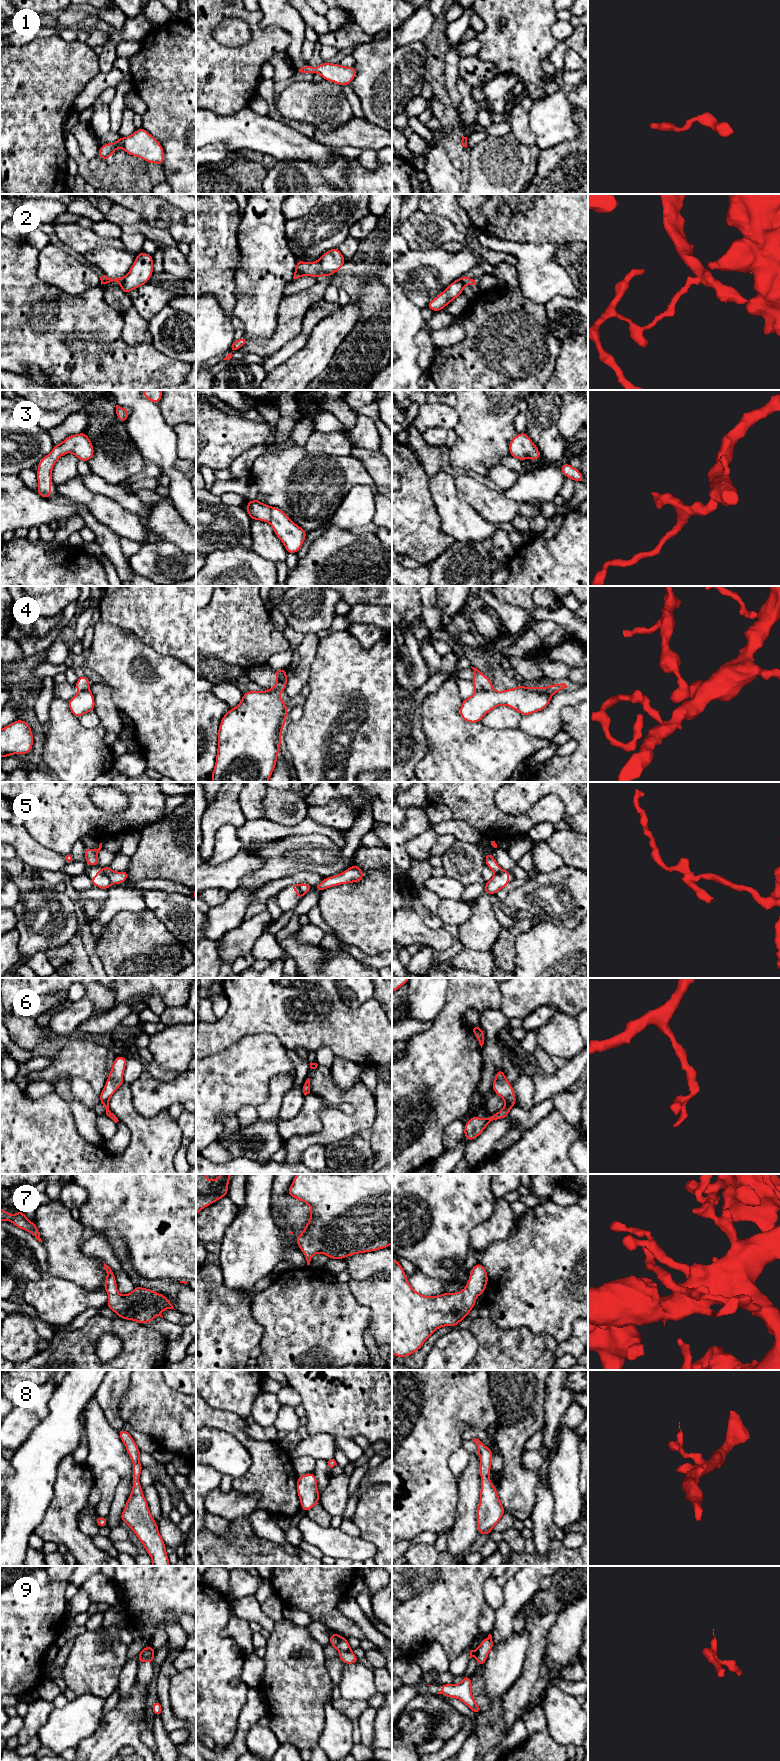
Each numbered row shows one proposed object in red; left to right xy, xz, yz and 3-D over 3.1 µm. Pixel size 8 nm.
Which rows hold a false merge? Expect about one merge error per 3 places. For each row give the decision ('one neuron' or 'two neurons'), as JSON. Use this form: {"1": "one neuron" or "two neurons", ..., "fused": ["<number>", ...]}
{"1": "one neuron", "2": "two neurons", "3": "one neuron", "4": "two neurons", "5": "two neurons", "6": "one neuron", "7": "one neuron", "8": "one neuron", "9": "two neurons", "fused": ["2", "4", "5", "9"]}

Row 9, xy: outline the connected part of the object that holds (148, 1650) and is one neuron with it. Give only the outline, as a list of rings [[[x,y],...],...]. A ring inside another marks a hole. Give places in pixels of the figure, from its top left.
[[[147,1645],[138,1655],[138,1662],[142,1662],[143,1659],[149,1657],[153,1653],[153,1648],[151,1645]]]

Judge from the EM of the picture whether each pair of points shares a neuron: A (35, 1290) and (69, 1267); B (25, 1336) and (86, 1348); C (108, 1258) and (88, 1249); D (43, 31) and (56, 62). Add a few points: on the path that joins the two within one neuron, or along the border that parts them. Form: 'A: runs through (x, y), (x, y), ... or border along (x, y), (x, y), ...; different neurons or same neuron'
A: border along (48, 1273), (71, 1280), (78, 1285); different neurons
B: border along (39, 1350), (28, 1359); different neurons
C: runs through (103, 1253), (99, 1249), (93, 1249); same neuron
D: border along (58, 33), (43, 37); different neurons

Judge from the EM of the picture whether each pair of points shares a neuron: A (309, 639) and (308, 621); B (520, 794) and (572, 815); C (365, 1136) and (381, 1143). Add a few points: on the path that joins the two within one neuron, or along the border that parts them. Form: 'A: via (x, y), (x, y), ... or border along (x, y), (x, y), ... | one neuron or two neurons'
A: border along (315, 632), (309, 632), (304, 635) | two neurons
B: via (536, 792), (560, 792), (567, 799) | one neuron
C: border along (370, 1129), (370, 1144), (374, 1161) | two neurons

